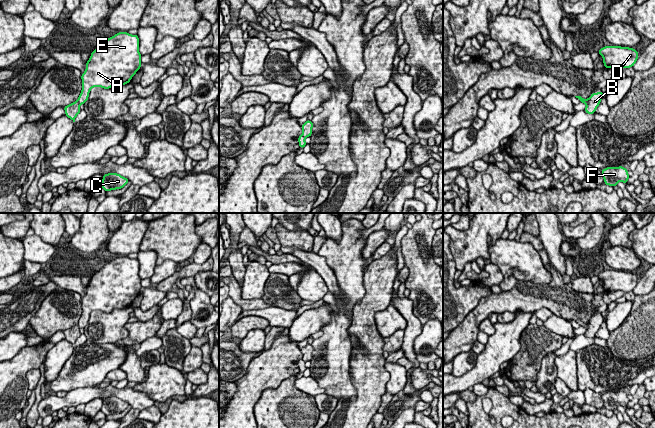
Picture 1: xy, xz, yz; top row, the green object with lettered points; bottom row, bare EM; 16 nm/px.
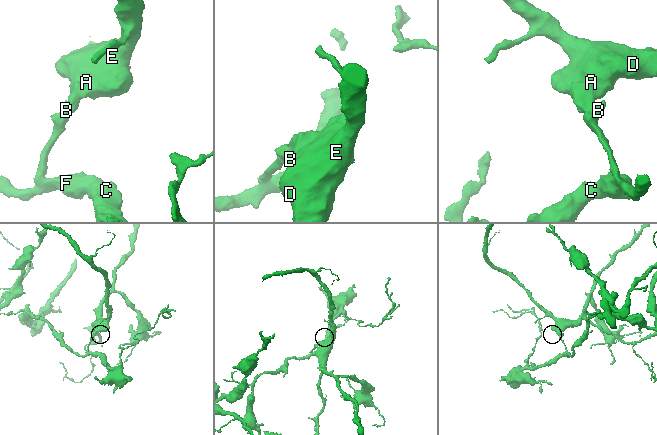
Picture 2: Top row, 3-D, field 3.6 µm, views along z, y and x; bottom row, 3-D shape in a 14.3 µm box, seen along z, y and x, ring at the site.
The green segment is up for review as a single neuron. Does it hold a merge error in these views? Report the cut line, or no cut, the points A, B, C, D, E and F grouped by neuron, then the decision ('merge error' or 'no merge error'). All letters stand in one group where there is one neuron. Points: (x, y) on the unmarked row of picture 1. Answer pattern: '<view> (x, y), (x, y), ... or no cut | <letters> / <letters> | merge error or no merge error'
xy (77, 324), (79, 328) | A D E / B C F | merge error

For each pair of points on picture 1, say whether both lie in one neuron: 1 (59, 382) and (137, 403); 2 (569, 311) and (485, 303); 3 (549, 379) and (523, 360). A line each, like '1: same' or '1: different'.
1: different
2: same
3: different

